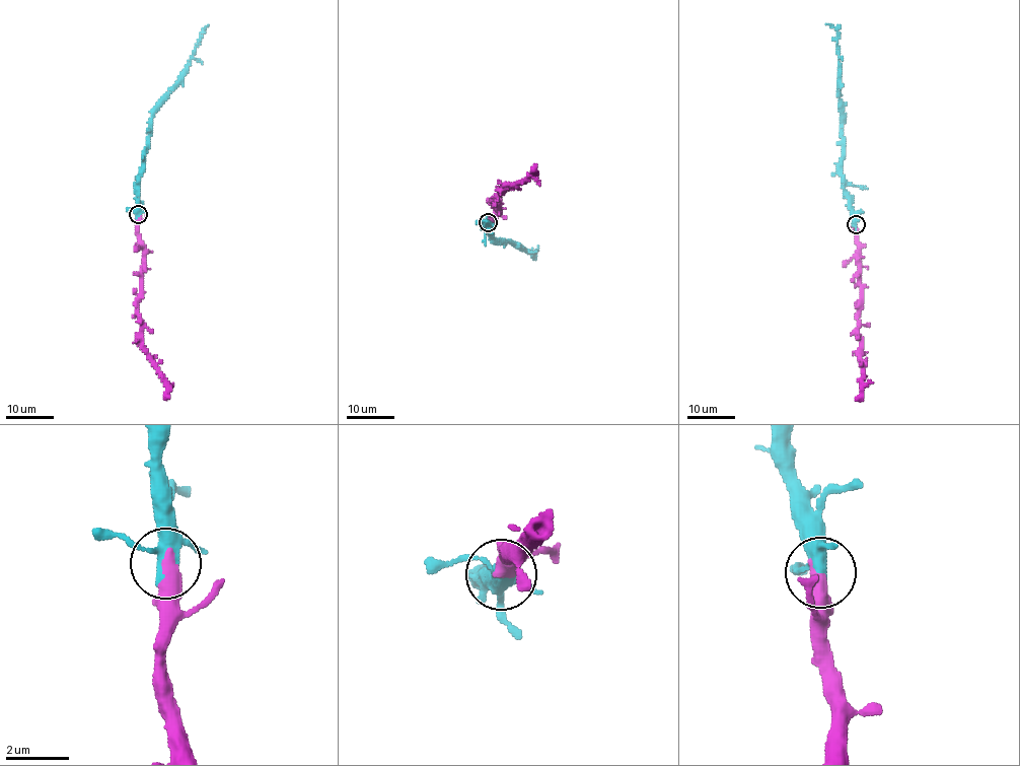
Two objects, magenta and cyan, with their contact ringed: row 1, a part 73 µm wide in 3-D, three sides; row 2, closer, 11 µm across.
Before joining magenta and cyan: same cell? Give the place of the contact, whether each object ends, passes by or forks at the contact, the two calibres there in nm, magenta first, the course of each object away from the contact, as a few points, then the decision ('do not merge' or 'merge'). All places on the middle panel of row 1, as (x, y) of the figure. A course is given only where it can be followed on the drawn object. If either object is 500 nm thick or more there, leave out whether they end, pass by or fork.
at (488, 222); magenta ends there; cyan forks there; 480 nm thick on the magenta side, 340 nm on the other; magenta runs (488, 223), (499, 207), (496, 194), (505, 187), (528, 178), (535, 165); cyan runs (488, 223), (484, 225), (488, 224), (491, 238), (512, 242), (533, 256), (538, 247); merge

